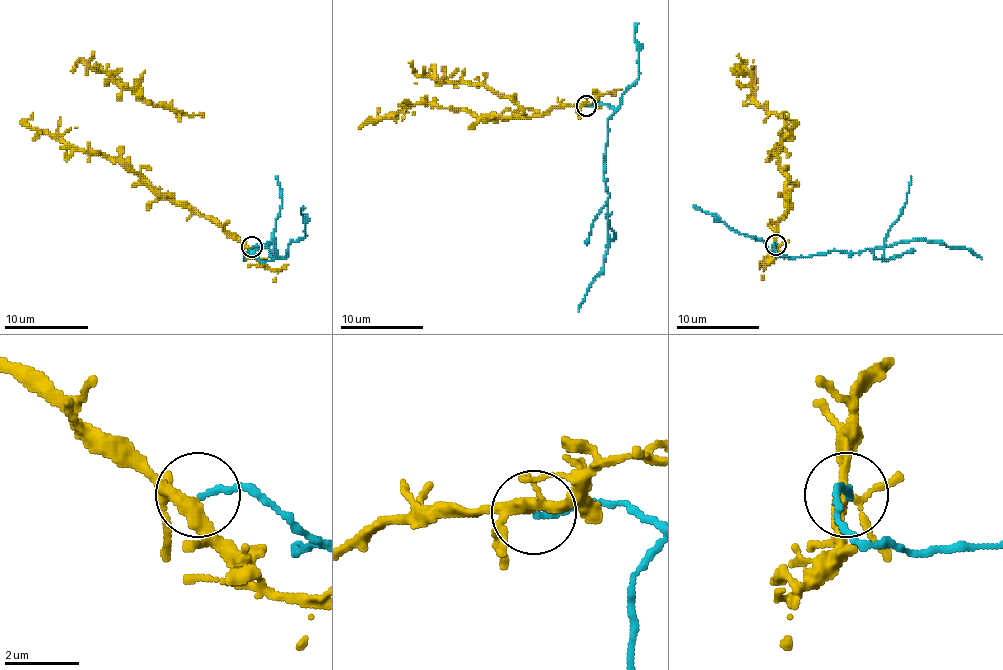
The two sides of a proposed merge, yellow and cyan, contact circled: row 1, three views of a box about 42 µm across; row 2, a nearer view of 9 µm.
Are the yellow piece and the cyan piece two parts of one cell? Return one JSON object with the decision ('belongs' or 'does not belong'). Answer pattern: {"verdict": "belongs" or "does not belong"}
{"verdict": "does not belong"}

